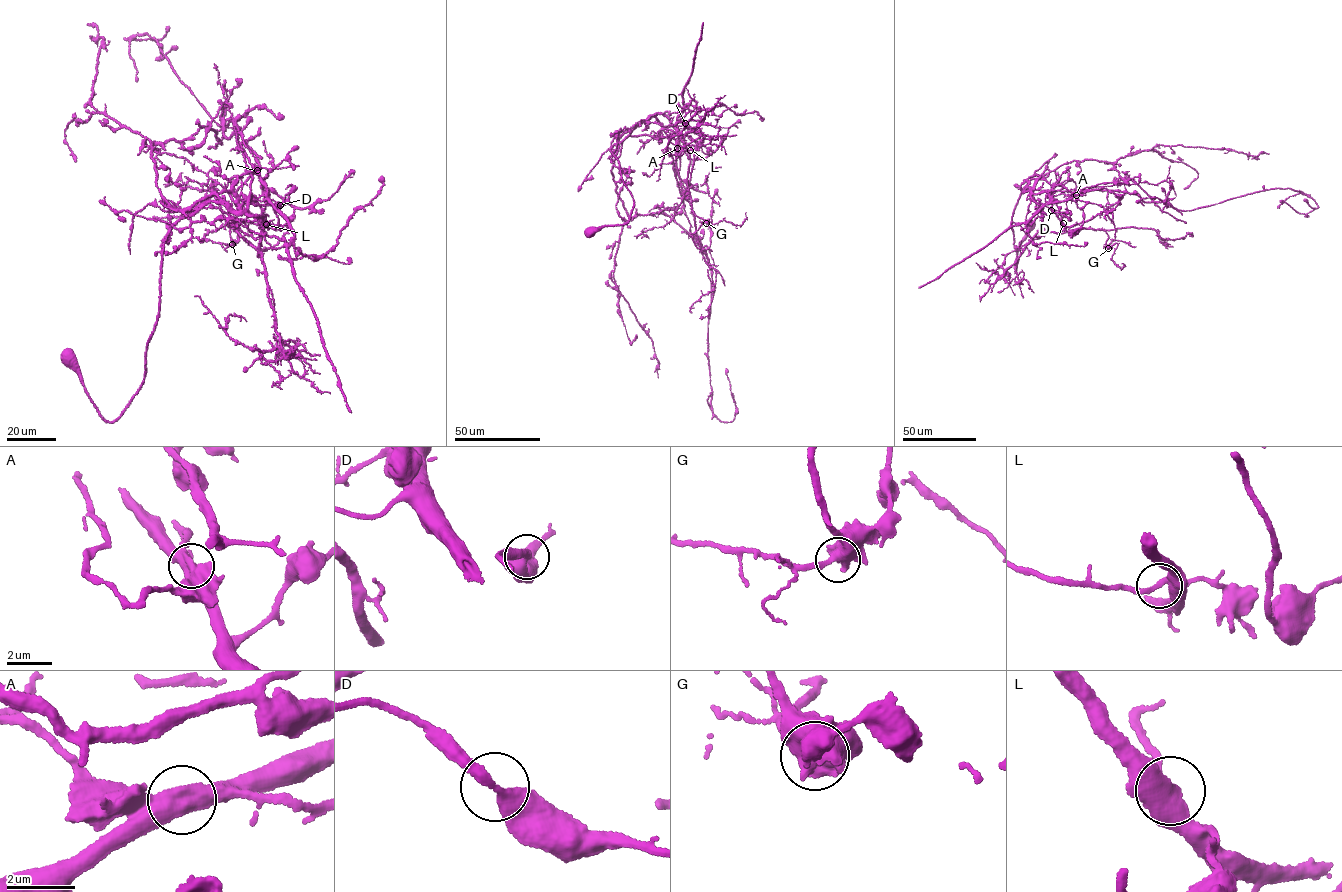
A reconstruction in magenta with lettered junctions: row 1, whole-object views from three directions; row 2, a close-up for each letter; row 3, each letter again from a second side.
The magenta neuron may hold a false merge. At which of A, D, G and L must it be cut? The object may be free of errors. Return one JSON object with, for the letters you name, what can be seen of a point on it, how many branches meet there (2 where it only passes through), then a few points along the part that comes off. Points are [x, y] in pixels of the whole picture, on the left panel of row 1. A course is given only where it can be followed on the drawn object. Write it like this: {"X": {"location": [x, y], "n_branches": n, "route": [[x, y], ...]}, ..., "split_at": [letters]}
{"A": {"location": [257, 170], "n_branches": 2, "route": [[257, 170], [236, 128], [223, 133], [154, 37], [129, 37], [153, 40], [162, 59], [176, 46]]}, "split_at": ["A"]}

